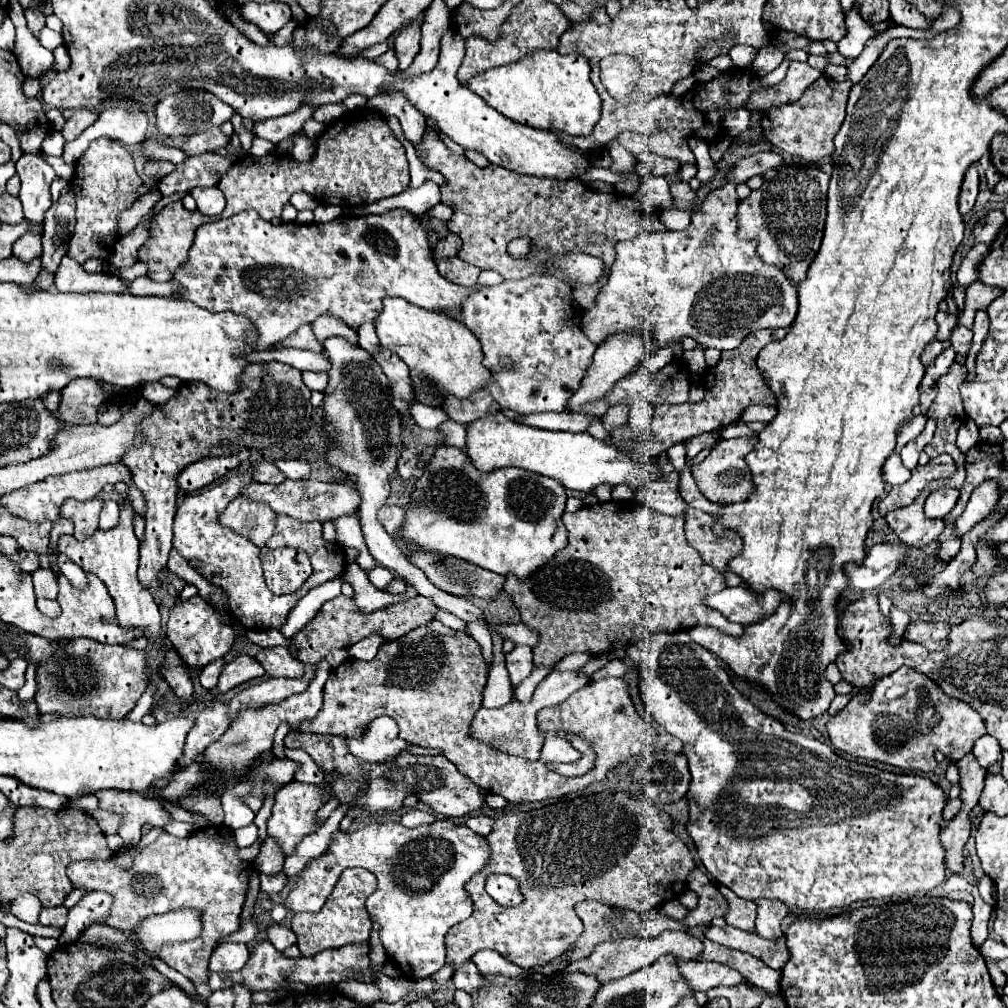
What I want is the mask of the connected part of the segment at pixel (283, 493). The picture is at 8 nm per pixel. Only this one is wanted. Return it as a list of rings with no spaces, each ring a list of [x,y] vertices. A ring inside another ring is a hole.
[[[286,479],[280,485],[250,483],[248,487],[244,487],[244,491],[240,495],[248,497],[252,501],[270,505],[270,509],[278,515],[288,515],[298,521],[320,521],[320,523],[324,523],[328,519],[342,517],[342,515],[356,515],[356,509],[360,505],[360,495],[354,487],[322,483],[322,481],[312,481],[312,479],[298,479],[298,481]]]

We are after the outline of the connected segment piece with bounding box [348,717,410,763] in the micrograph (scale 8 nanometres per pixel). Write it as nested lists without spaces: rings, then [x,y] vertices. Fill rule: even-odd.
[[[378,717],[360,739],[348,739],[348,747],[358,759],[374,763],[398,755],[402,749],[410,747],[410,743],[398,737],[398,725],[394,719]]]

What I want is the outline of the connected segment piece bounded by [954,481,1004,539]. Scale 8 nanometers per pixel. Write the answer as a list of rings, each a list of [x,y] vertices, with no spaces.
[[[992,481],[980,483],[972,491],[968,507],[964,509],[964,513],[954,523],[956,537],[962,539],[976,523],[980,523],[986,517],[990,517],[992,513],[996,513],[996,507],[998,507],[998,501],[1000,501],[1002,493],[1004,491],[1000,491],[1000,487],[996,487],[996,483],[992,483]]]

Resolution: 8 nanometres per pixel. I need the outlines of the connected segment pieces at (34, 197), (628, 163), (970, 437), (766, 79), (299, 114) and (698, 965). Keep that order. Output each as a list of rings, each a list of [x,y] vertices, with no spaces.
[[[22,155],[16,161],[16,171],[22,179],[18,197],[24,207],[24,219],[42,227],[44,213],[52,207],[50,183],[54,181],[56,171],[40,155]]]
[[[612,139],[608,143],[608,151],[614,157],[614,165],[610,169],[614,169],[616,173],[623,173],[626,170],[630,170],[636,163],[636,159],[616,139]]]
[[[966,419],[958,431],[958,449],[966,455],[978,443],[980,443],[980,435],[976,423],[972,423],[972,419]]]
[[[784,59],[782,63],[780,63],[780,67],[776,67],[772,73],[768,73],[768,75],[764,75],[764,77],[758,79],[760,85],[762,85],[762,87],[774,87],[774,85],[778,85],[778,83],[784,79],[784,75],[786,75],[788,65],[790,65],[790,61]]]
[[[300,107],[300,111],[294,111],[292,115],[282,115],[276,119],[264,119],[260,123],[254,123],[252,133],[260,139],[266,139],[274,145],[278,145],[282,139],[298,133],[302,129],[302,125],[312,119],[316,107]]]
[[[678,959],[680,975],[688,981],[692,991],[710,991],[714,987],[732,987],[742,983],[742,975],[722,963],[712,961],[682,961]]]

